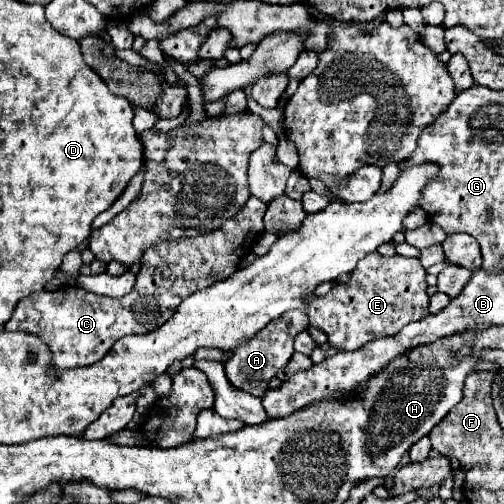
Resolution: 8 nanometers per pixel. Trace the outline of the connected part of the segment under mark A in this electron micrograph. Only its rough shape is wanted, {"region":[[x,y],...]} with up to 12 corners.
{"region":[[289,310],[245,340],[225,362],[229,382],[263,396],[307,330]]}

